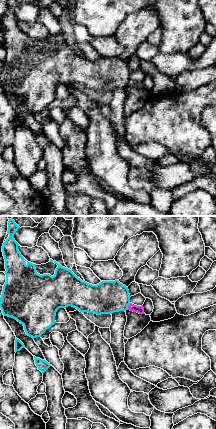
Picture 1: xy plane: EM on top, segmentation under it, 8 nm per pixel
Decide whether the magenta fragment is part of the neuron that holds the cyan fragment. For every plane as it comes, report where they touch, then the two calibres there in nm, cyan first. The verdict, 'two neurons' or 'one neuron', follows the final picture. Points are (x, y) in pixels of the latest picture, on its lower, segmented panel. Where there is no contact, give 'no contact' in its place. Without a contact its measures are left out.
contact (128, 305); calibres 260 and 60 nm

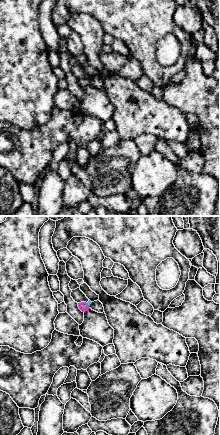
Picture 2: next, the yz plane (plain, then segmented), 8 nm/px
contact (88, 304); calibres 40 and 80 nm

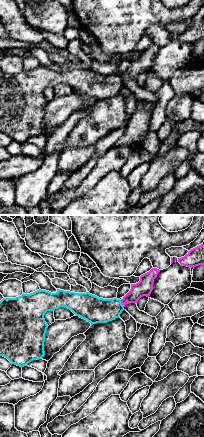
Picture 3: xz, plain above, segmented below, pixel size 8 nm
contact (121, 303); calibres 220 and 140 nm

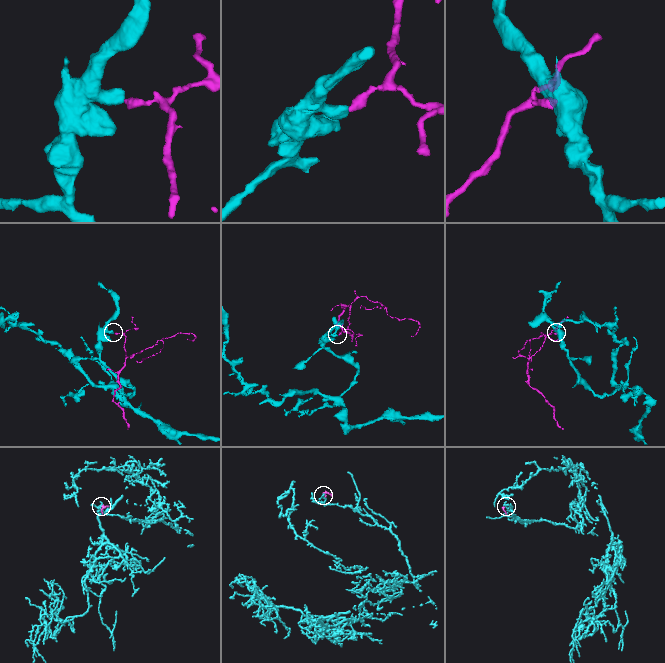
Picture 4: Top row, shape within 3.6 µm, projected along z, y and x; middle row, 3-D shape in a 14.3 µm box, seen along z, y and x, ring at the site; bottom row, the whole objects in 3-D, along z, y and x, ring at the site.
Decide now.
two neurons

